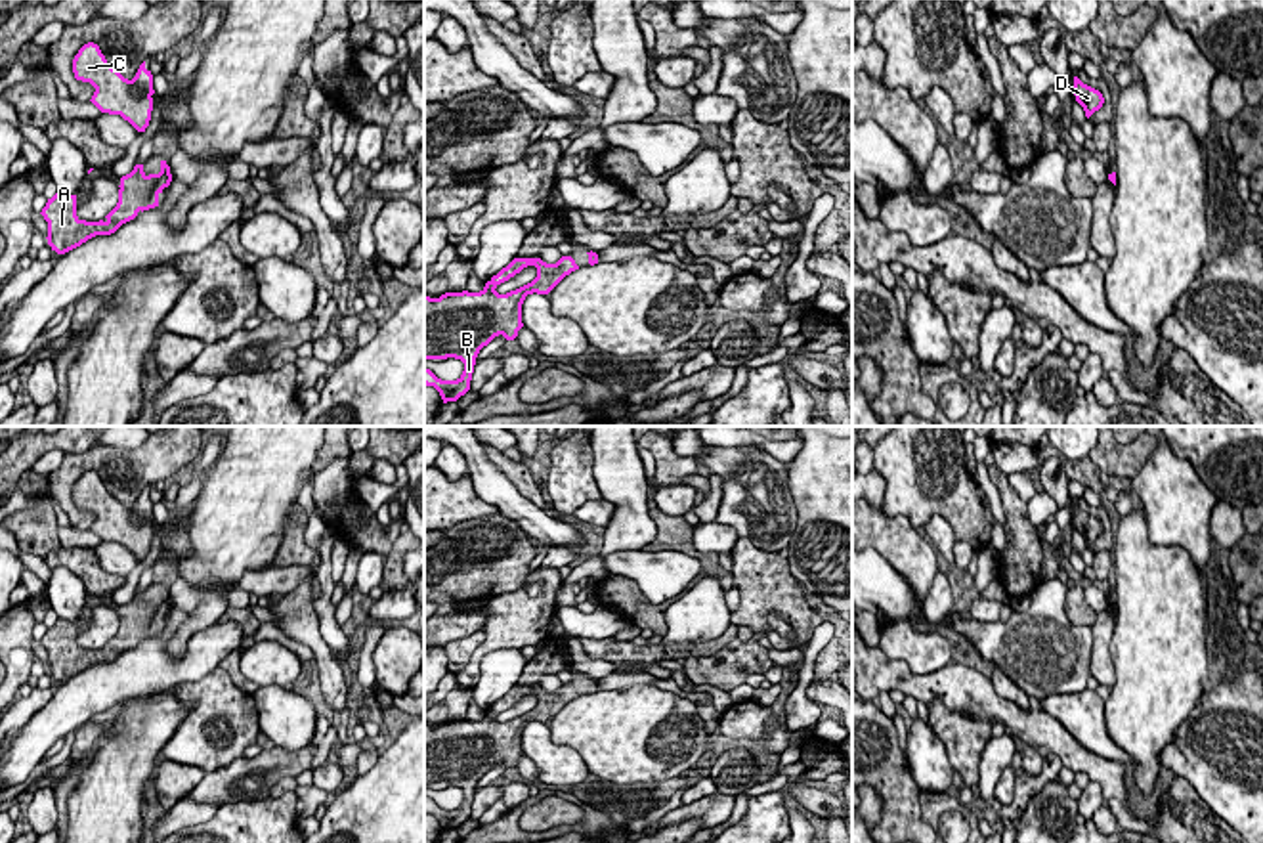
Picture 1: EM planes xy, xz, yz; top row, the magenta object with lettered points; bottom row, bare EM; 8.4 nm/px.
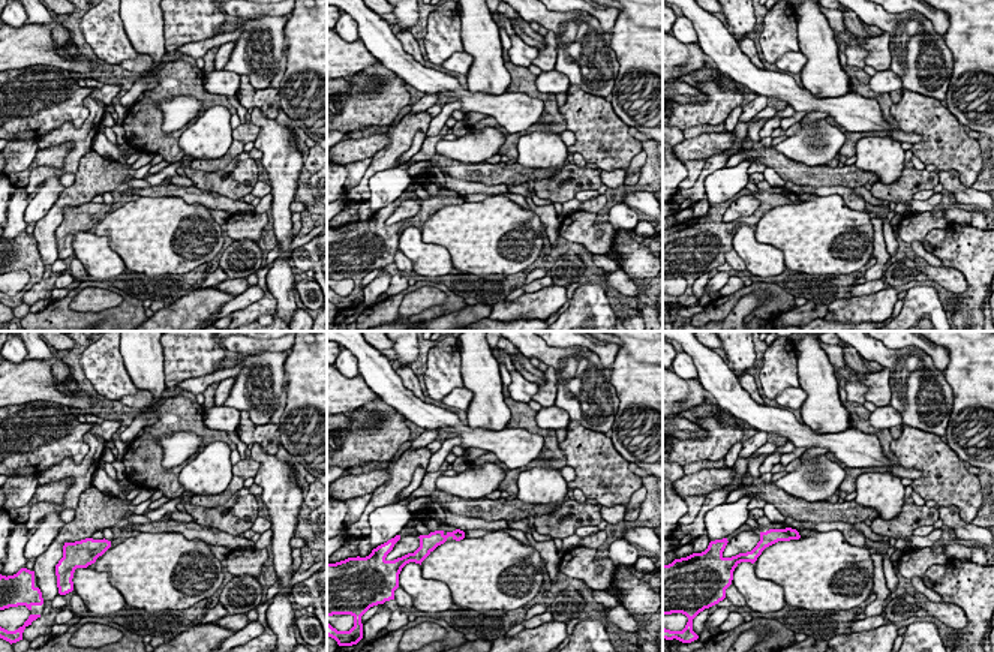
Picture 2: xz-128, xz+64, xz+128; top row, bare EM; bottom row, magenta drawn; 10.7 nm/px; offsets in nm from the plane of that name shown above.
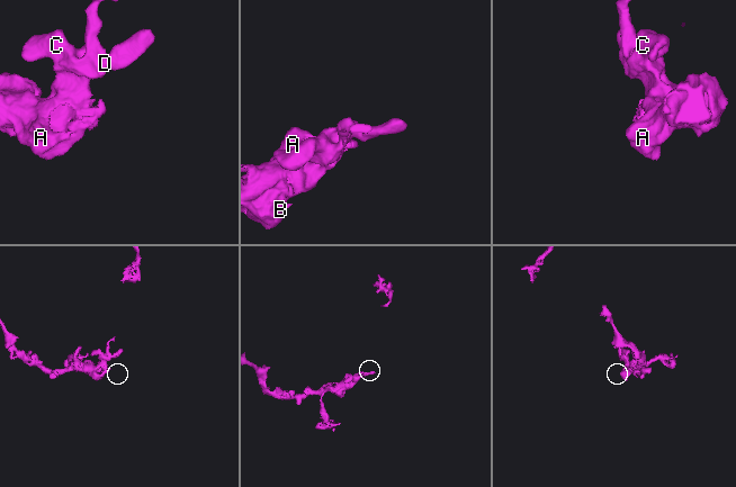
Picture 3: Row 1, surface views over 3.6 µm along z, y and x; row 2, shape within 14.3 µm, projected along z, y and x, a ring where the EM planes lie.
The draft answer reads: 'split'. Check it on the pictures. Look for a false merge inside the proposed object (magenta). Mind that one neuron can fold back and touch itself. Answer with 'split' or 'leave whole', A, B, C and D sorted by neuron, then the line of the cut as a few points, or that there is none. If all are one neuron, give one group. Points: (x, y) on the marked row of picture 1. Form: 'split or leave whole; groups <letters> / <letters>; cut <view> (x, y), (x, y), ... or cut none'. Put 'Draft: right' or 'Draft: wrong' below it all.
leave whole; groups A B C D; cut none
Draft: wrong

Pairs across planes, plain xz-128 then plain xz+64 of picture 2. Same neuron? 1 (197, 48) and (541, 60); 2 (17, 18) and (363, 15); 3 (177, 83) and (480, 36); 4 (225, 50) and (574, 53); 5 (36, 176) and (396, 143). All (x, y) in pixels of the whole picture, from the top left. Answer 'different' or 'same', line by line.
1: different
2: different
3: different
4: different
5: same

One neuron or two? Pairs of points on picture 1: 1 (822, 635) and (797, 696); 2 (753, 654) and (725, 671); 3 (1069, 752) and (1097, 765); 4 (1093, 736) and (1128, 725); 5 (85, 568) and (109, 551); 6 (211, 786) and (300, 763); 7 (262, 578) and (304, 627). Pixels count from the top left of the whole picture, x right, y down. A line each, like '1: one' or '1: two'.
1: one
2: one
3: one
4: two
5: two
6: one
7: two

